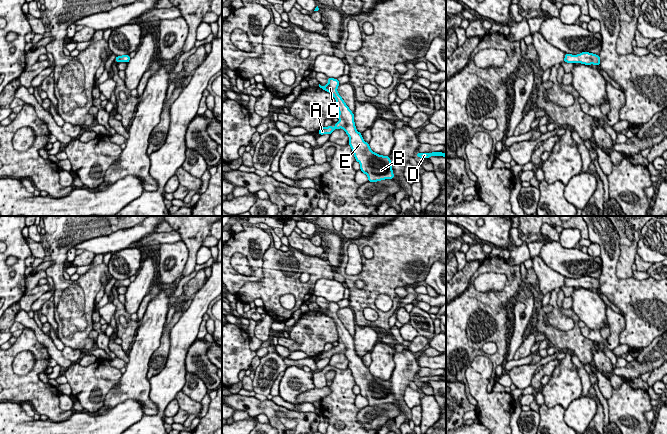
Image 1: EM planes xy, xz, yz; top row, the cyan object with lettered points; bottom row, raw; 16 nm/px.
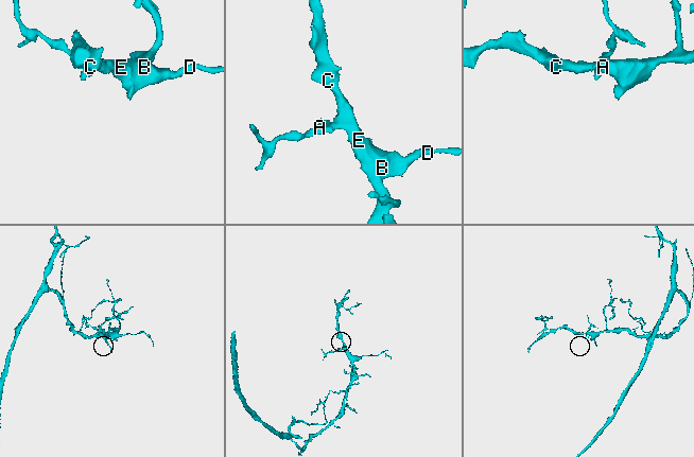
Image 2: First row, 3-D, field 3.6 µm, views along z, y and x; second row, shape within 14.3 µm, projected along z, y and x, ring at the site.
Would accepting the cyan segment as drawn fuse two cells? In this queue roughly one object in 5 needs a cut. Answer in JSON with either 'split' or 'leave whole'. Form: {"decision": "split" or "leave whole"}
{"decision": "leave whole"}

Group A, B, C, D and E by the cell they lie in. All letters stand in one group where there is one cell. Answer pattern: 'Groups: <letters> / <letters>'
Groups: A B C D E

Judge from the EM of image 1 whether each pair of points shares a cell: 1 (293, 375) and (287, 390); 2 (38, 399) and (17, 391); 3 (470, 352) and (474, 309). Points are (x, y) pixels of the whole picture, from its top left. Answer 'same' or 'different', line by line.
1: same
2: same
3: same

